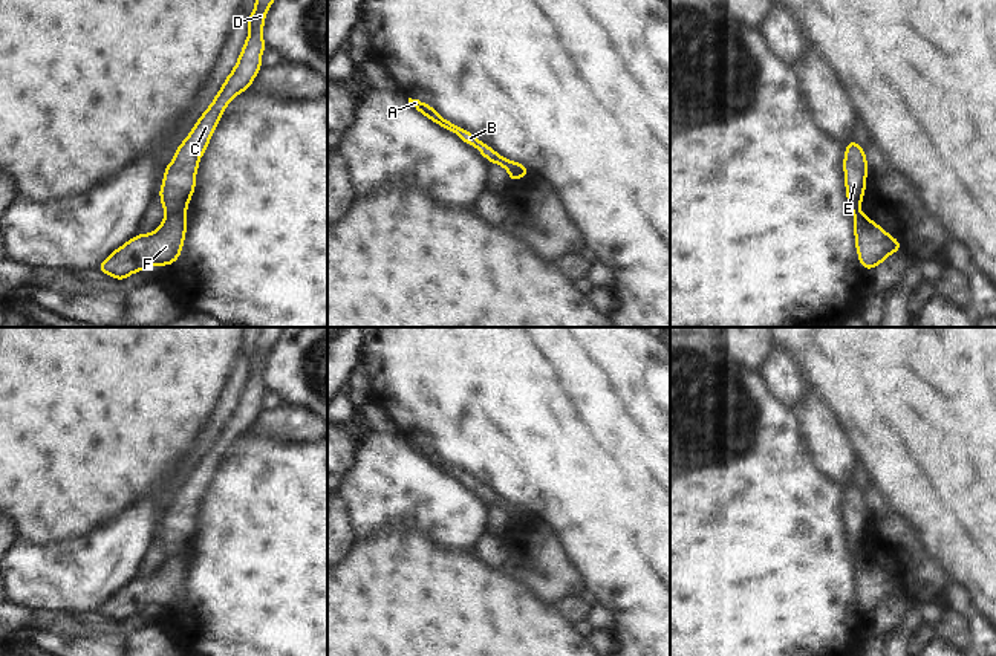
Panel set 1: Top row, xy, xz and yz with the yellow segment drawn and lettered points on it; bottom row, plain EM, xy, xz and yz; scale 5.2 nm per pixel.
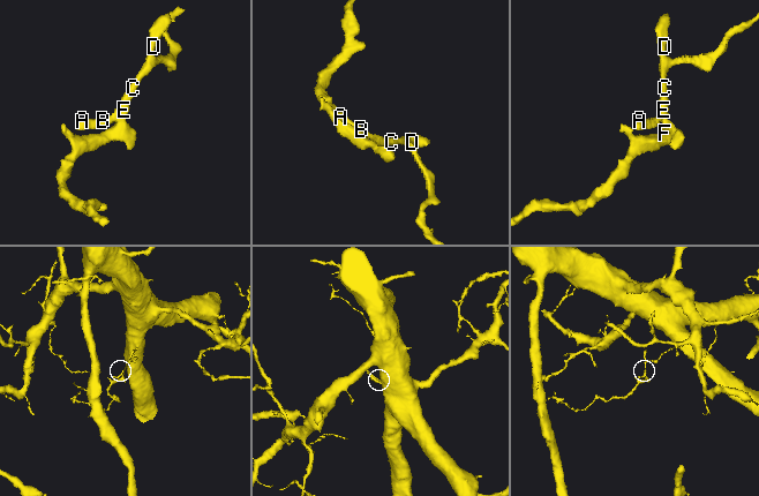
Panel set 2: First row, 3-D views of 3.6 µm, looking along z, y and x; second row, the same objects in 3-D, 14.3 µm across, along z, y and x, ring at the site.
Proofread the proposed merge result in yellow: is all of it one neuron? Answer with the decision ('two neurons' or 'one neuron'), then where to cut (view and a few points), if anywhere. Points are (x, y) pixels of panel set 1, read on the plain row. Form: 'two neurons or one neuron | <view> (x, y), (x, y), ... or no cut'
two neurons | xy (184, 552), (166, 557)

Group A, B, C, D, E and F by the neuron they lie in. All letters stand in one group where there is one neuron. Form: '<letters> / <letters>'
A B C D E / F

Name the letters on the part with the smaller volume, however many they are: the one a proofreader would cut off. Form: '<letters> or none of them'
F

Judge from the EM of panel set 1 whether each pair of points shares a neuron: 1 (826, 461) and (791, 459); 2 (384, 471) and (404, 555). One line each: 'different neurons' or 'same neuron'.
1: different neurons
2: different neurons

